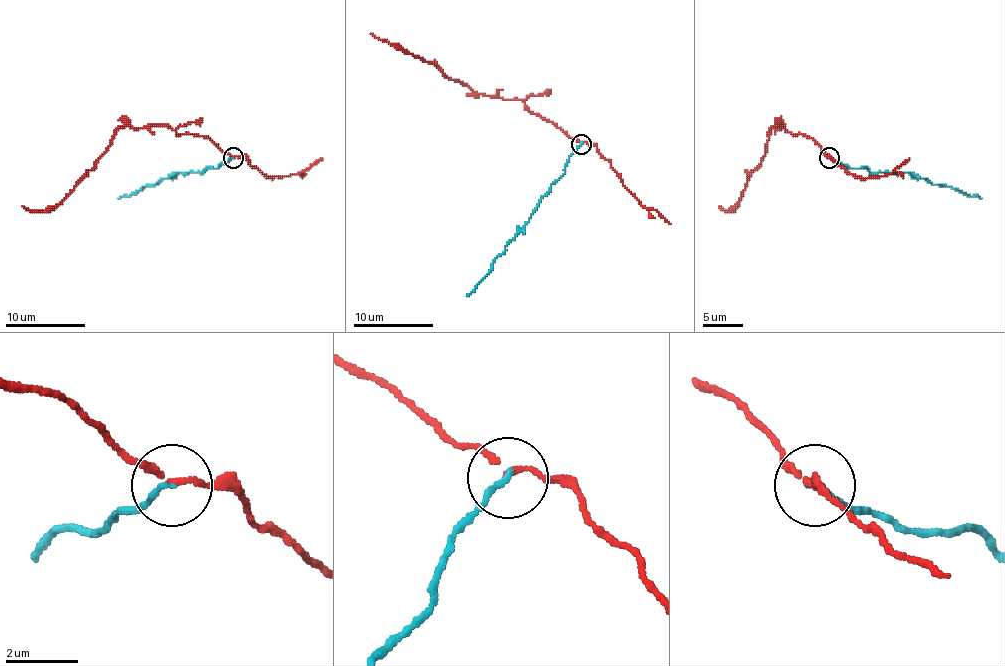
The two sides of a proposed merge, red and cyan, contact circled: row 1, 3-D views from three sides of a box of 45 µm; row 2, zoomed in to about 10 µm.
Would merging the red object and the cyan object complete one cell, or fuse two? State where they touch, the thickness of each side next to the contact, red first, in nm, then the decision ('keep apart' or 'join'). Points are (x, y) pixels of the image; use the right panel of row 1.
at (829, 157); 130 nm thick on the red side, 150 nm on the other; keep apart

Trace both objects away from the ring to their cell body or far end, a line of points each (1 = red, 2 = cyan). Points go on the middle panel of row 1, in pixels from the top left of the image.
1: (583, 143), (533, 113), (521, 99), (482, 95), (460, 81), (454, 81), (436, 65), (370, 33)
2: (581, 143), (569, 157), (565, 172), (551, 186), (521, 232), (504, 248), (490, 272), (466, 296)

